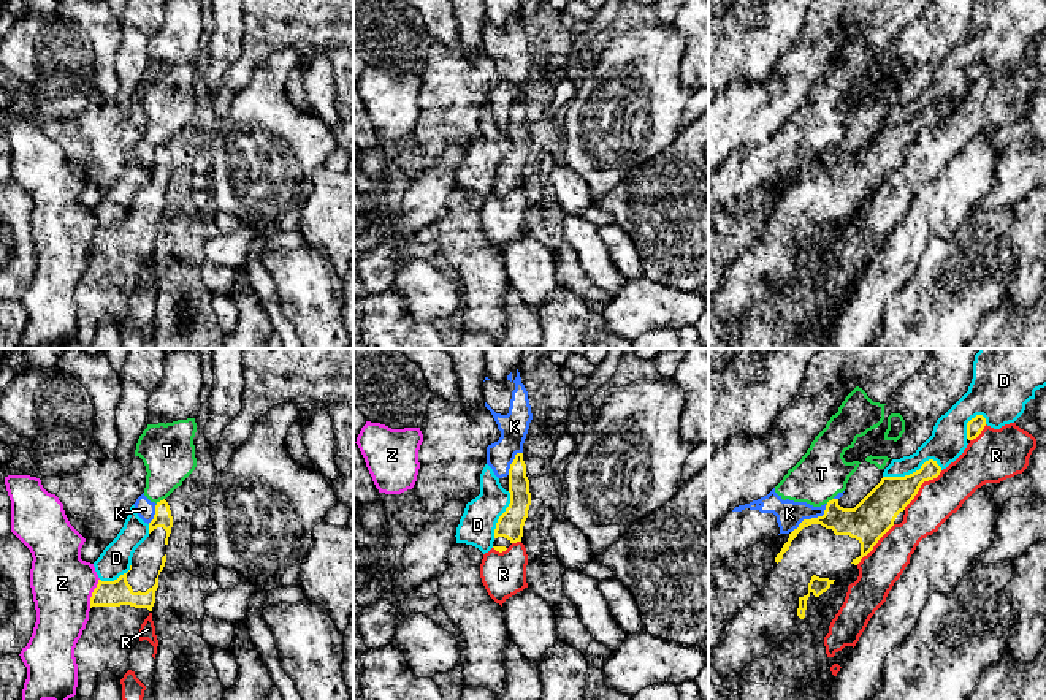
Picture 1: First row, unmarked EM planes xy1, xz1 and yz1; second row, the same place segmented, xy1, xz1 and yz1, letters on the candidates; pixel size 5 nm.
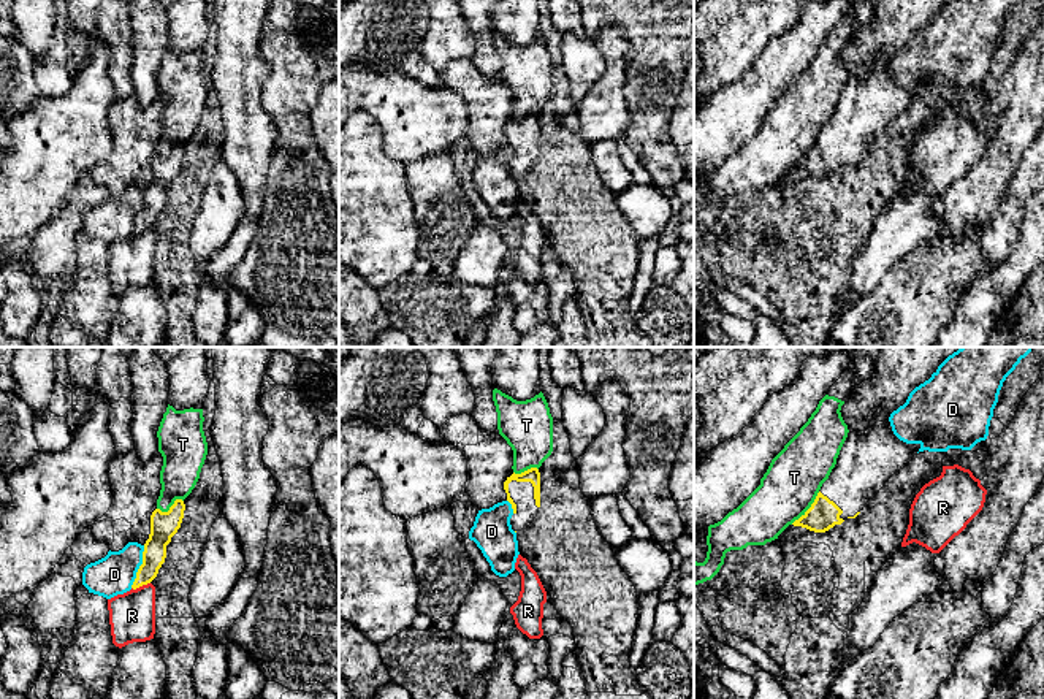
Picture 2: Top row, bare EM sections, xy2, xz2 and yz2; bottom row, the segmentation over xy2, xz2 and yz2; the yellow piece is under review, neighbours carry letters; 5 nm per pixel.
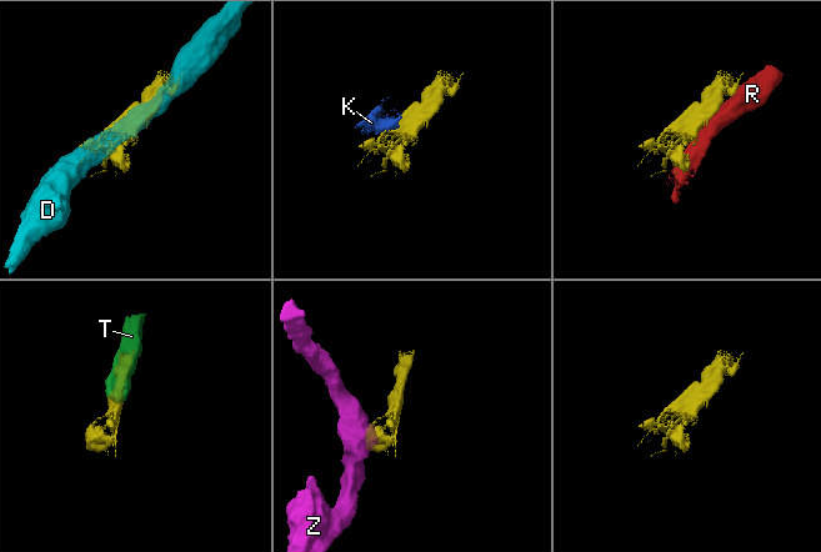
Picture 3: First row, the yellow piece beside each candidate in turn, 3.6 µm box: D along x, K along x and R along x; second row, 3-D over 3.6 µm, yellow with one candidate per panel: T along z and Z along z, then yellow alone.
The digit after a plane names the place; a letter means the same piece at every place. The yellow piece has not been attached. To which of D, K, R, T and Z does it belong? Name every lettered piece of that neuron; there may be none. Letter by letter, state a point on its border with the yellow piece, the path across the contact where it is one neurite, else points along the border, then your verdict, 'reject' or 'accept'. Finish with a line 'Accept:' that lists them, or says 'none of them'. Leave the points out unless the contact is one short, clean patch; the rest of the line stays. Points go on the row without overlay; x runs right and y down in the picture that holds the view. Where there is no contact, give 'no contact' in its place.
D: contact yz1 (913, 117); reject
K: contact yz1 (812, 163); border yz1 (828, 149), (821, 160), (805, 163), (791, 178); reject
R: contact yz1 (920, 132); reject
T: contact yz2 (808, 154); reject
Z: contact xy1 (92, 238); border xy1 (99, 224), (89, 252); reject
Accept: none of them

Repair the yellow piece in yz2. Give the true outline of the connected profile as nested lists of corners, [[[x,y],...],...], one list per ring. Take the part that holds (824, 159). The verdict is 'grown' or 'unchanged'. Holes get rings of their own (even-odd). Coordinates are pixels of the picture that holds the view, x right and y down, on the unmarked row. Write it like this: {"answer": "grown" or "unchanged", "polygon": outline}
{"answer": "grown", "polygon": [[[874,52],[868,59],[867,76],[848,78],[829,124],[794,171],[825,178],[846,163],[855,163],[884,128],[913,105],[920,89],[900,86],[889,62],[882,52]]]}

